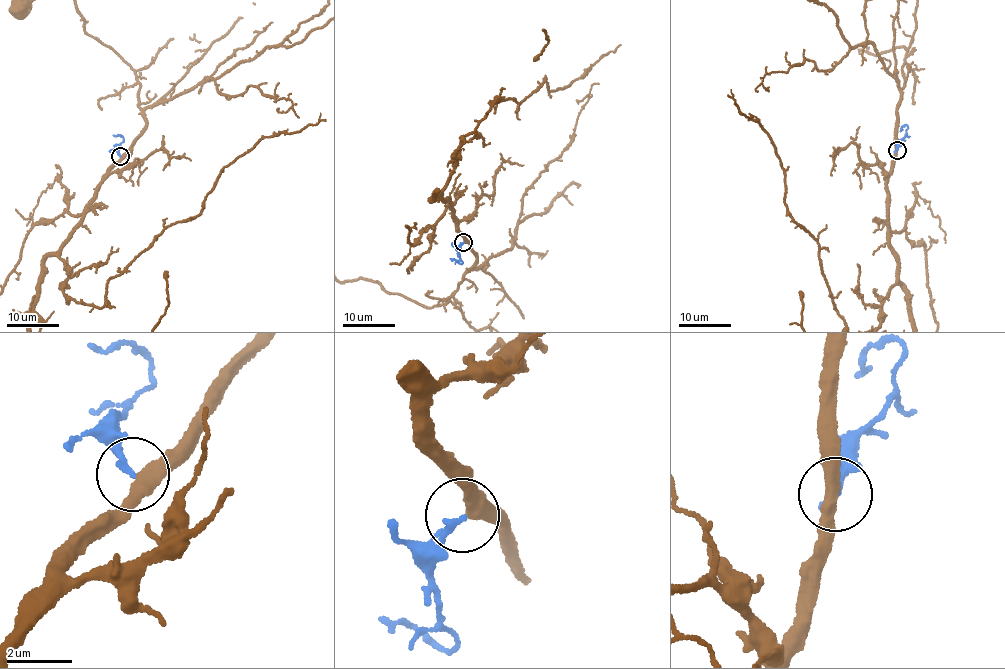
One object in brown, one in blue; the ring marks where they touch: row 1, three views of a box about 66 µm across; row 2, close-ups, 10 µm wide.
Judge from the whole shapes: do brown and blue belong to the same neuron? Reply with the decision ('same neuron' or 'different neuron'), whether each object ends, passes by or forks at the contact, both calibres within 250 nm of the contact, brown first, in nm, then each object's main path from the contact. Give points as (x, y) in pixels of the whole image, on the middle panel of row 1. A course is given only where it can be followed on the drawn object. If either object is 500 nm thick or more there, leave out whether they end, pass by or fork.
same neuron | brown passes by | blue ends | 400/180 nm | brown via (464, 242), (476, 259), (446, 302), (429, 308), (367, 279), (337, 280) | blue via (463, 241), (457, 253), (461, 263), (450, 259)

